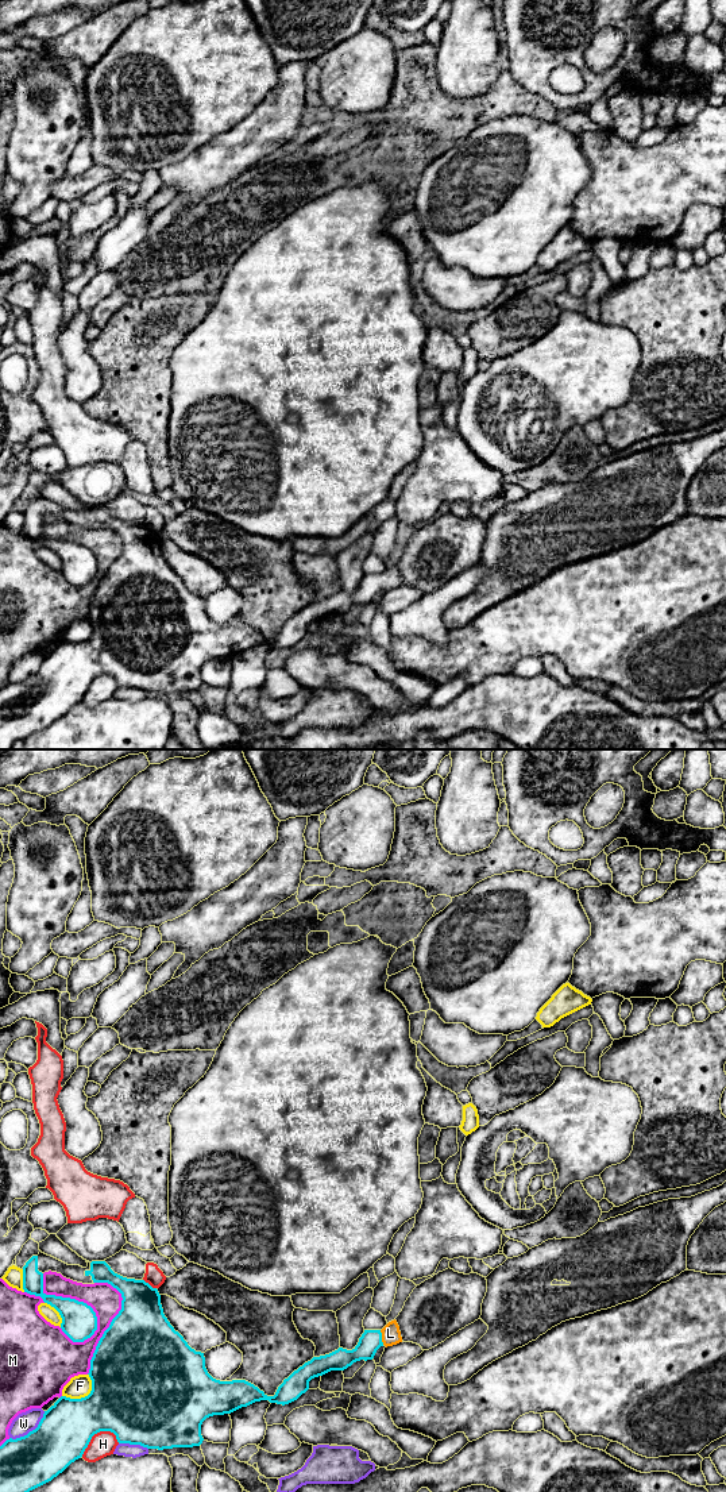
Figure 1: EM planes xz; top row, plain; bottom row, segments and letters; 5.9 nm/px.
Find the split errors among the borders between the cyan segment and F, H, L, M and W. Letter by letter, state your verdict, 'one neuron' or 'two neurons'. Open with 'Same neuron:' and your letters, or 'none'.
Same neuron: L
F: two neurons
H: two neurons
L: one neuron
M: two neurons
W: two neurons

